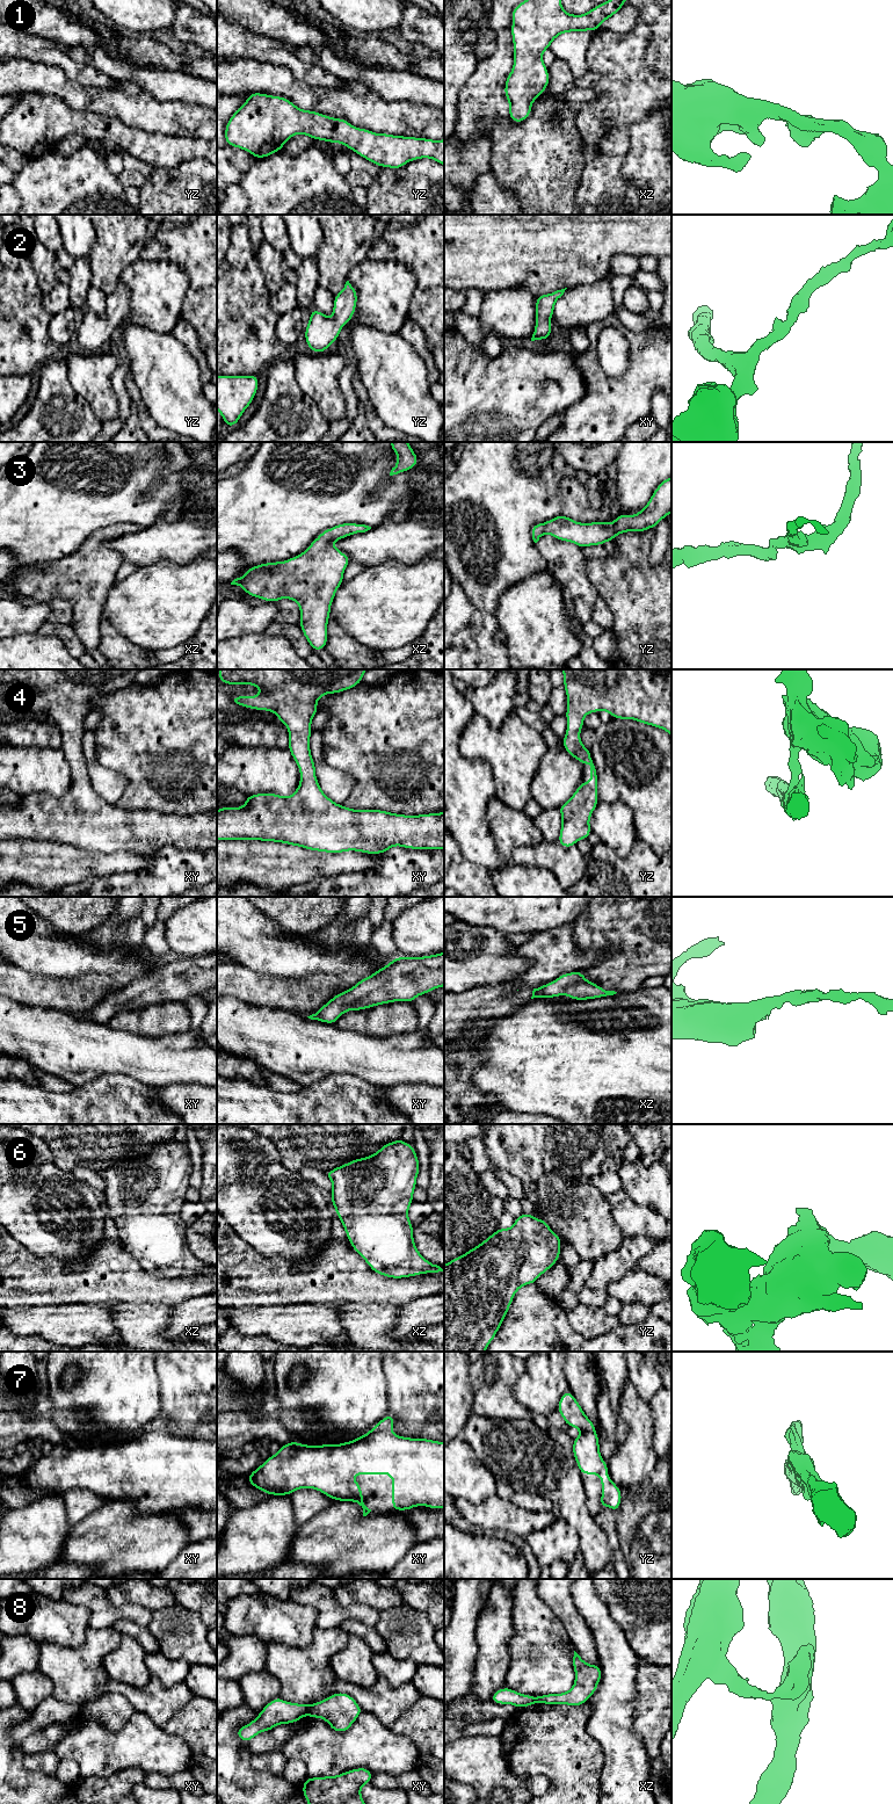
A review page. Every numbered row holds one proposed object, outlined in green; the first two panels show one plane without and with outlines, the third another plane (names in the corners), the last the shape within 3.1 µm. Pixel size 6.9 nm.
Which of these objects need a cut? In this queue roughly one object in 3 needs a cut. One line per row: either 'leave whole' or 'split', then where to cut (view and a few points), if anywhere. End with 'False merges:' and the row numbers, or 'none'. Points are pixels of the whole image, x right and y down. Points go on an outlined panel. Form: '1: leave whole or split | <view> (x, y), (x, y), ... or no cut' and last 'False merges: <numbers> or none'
1: leave whole | no cut
2: leave whole | no cut
3: leave whole | no cut
4: leave whole | no cut
5: leave whole | no cut
6: leave whole | no cut
7: split | xy (390, 1428), (371, 1431)
8: split | xy (306, 1705), (309, 1712)
False merges: 7, 8

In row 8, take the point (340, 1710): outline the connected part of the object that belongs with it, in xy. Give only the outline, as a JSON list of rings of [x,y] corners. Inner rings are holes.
[[[335,1693],[320,1702],[307,1705],[308,1716],[322,1718],[335,1732],[346,1732],[363,1712],[347,1693]]]

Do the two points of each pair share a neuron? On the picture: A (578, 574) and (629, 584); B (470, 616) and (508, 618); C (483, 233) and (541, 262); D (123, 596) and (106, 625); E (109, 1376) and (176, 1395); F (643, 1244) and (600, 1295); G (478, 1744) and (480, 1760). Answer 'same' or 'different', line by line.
A: different
B: different
C: same
D: different
E: different
F: same
G: same

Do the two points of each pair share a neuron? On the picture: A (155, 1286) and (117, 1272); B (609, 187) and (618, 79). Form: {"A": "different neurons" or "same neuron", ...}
{"A": "same neuron", "B": "same neuron"}

